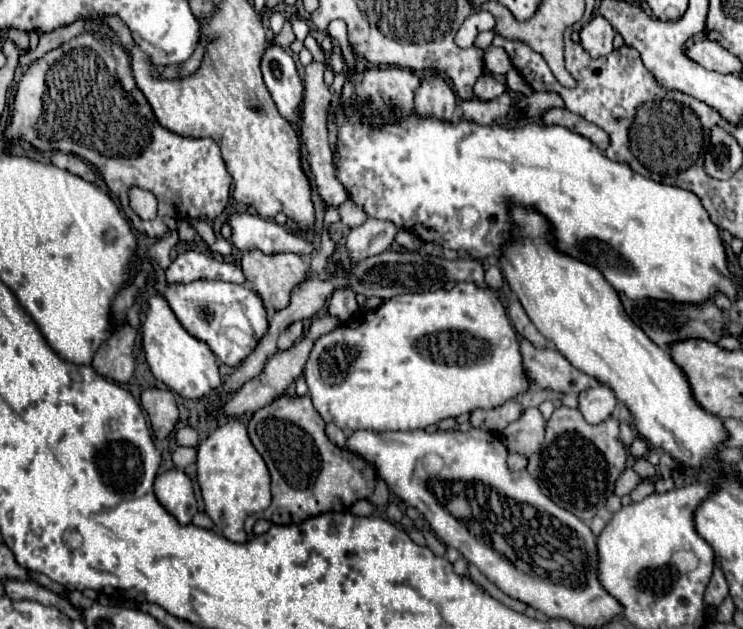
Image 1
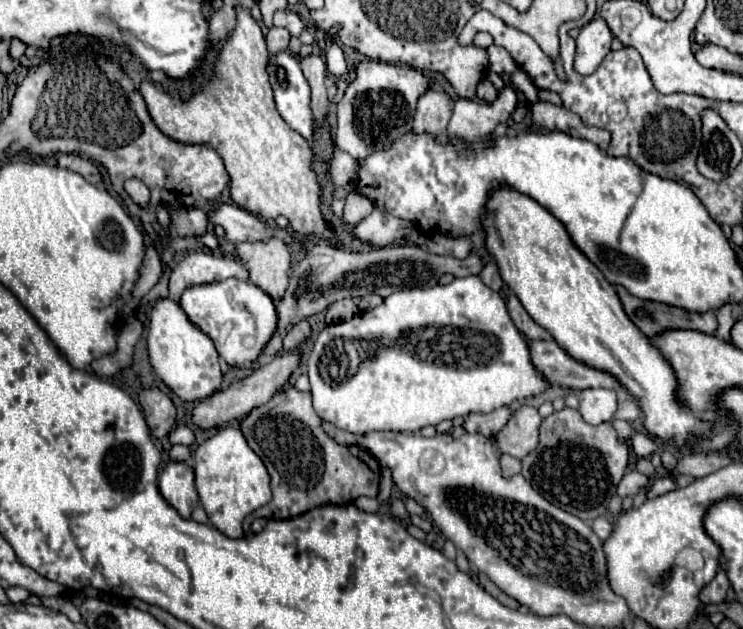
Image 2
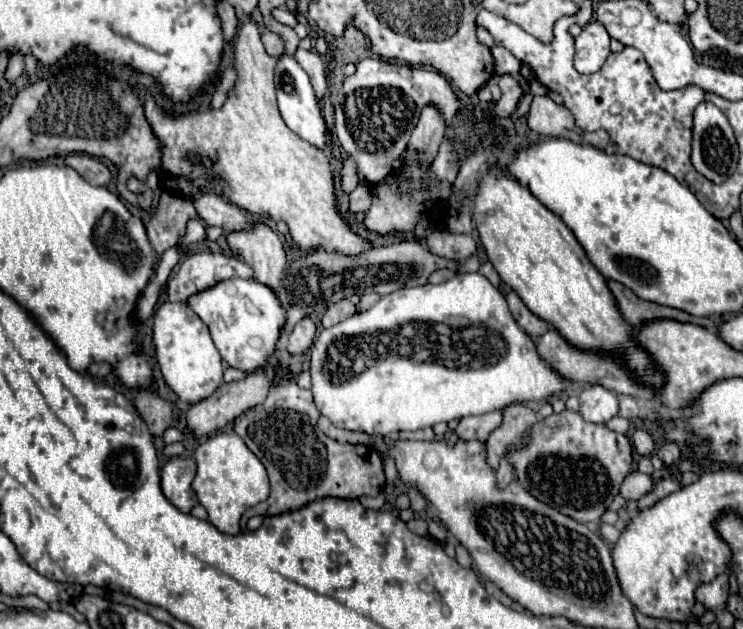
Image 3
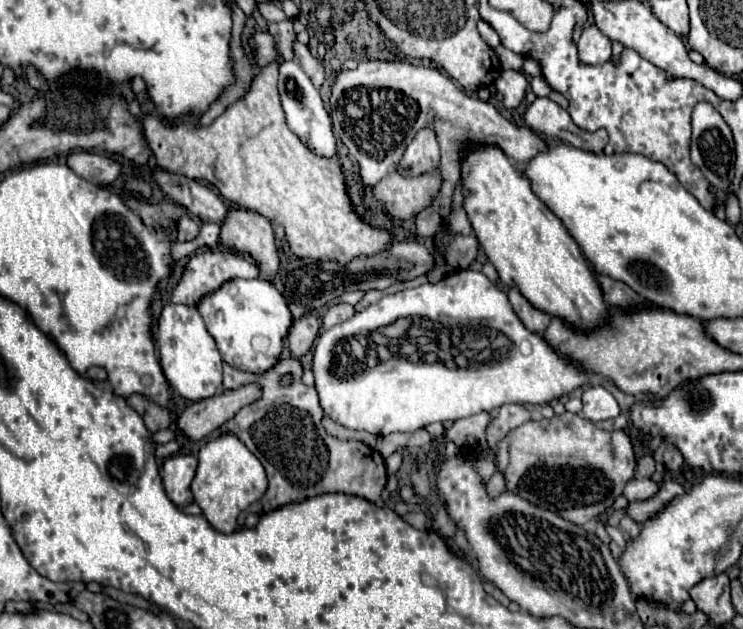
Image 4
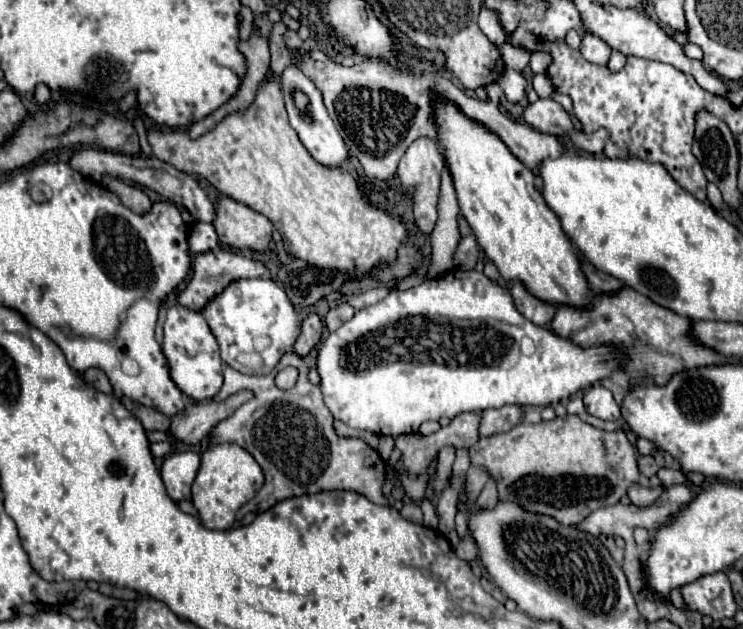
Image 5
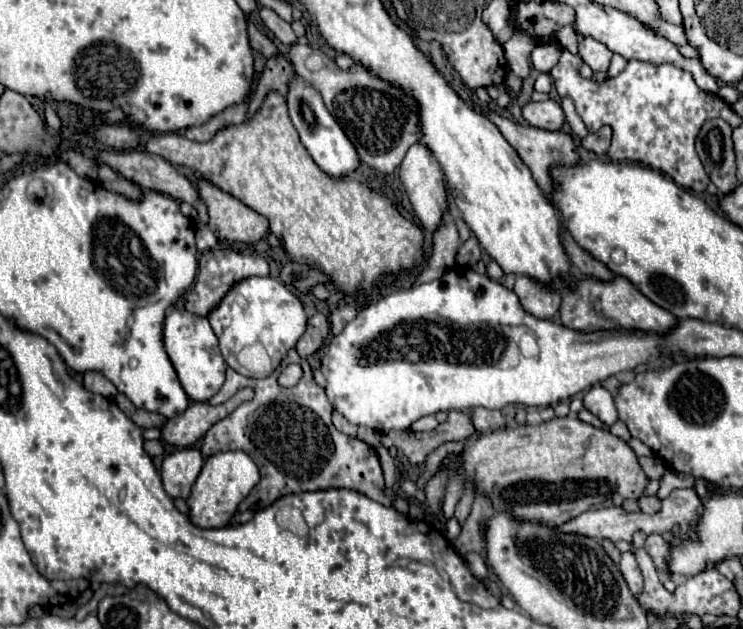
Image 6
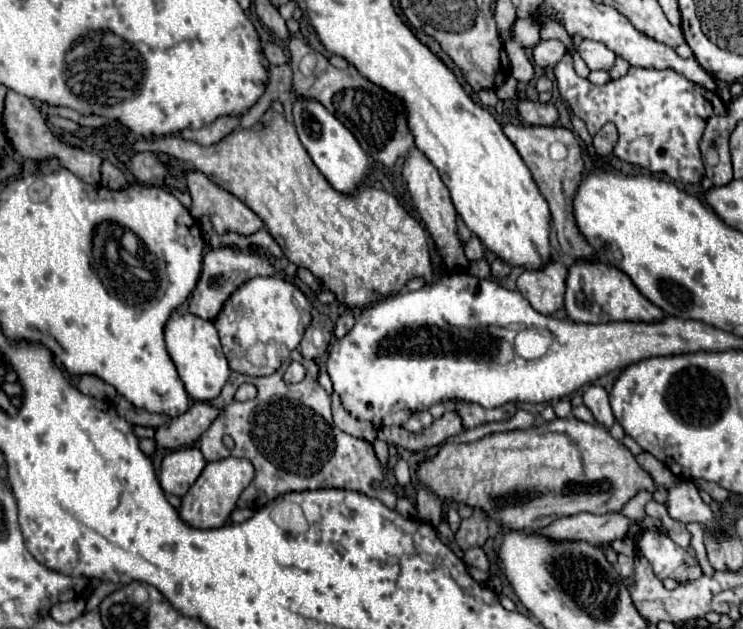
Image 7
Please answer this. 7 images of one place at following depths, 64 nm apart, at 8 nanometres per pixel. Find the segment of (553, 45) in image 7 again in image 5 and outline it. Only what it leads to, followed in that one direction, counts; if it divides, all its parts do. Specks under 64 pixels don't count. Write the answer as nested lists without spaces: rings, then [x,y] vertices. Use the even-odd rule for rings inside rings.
[[[532,52],[530,68],[534,74],[544,74],[550,64],[552,64],[552,56],[548,52]]]

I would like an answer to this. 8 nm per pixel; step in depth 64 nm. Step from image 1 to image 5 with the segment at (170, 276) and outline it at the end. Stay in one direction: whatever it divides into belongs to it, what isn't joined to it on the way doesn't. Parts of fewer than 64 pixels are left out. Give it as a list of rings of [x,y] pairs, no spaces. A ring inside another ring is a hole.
[[[210,250],[210,252],[202,252],[202,254],[196,254],[194,256],[194,262],[192,262],[192,276],[190,276],[190,282],[186,284],[184,292],[178,296],[178,302],[190,310],[204,310],[204,306],[216,298],[230,282],[234,280],[240,280],[240,278],[260,278],[266,274],[266,268],[260,260],[254,260],[254,258],[246,258],[238,252],[232,252],[232,250]]]

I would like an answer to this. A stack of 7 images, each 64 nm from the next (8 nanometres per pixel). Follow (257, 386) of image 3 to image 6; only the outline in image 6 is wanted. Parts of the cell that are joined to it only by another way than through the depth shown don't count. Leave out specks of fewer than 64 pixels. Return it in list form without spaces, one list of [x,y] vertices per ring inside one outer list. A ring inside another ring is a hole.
[[[240,388],[228,402],[218,404],[218,406],[210,406],[208,402],[192,402],[186,408],[186,412],[166,422],[166,426],[162,428],[162,442],[170,446],[178,446],[178,448],[192,446],[208,432],[208,428],[214,422],[222,420],[238,404],[242,404],[244,400],[252,400],[252,398],[254,398],[252,388]]]

